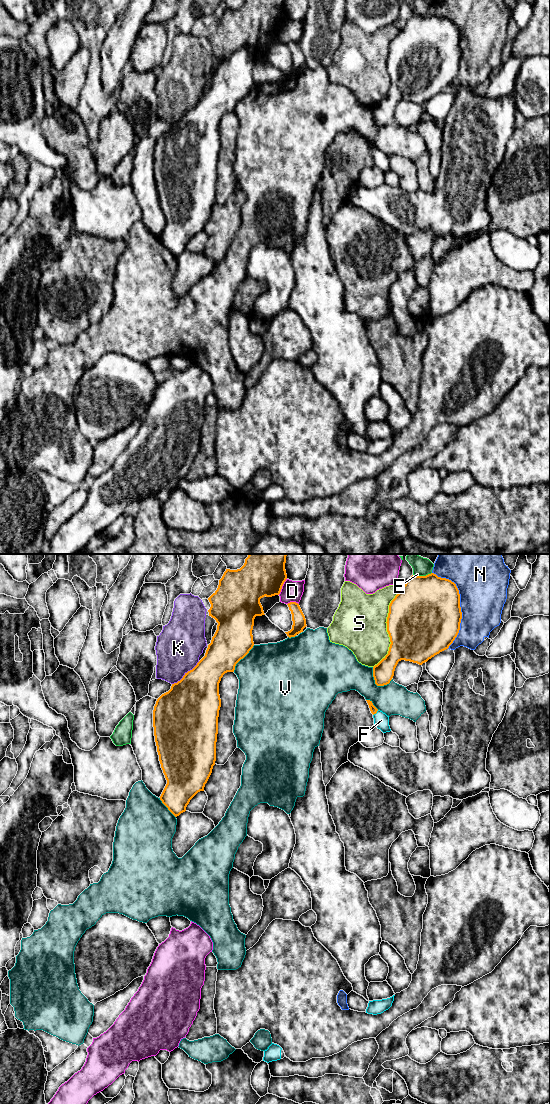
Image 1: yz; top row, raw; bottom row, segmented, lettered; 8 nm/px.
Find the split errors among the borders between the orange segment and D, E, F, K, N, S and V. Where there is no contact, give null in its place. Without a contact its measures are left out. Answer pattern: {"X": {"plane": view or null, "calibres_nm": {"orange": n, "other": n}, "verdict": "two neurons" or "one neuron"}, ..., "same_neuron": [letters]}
{"D": {"plane": "yz", "calibres_nm": {"orange": 300, "other": 170}, "verdict": "two neurons"}, "E": {"plane": "yz", "calibres_nm": {"orange": 500, "other": 130}, "verdict": "two neurons"}, "F": {"plane": "yz", "calibres_nm": {"orange": 60, "other": 120}, "verdict": "one neuron"}, "K": {"plane": "yz", "calibres_nm": {"orange": 440, "other": 360}, "verdict": "two neurons"}, "N": {"plane": "yz", "calibres_nm": {"orange": 500, "other": 400}, "verdict": "two neurons"}, "S": {"plane": "yz", "calibres_nm": {"orange": 500, "other": 420}, "verdict": "two neurons"}, "V": {"plane": "yz", "calibres_nm": {"orange": 170, "other": 280}, "verdict": "two neurons"}, "same_neuron": ["F"]}

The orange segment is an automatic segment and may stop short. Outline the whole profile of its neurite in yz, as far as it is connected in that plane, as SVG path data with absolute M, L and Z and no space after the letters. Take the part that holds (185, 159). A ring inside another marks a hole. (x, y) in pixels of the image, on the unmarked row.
M245 0L240 9L226 9L219 20L217 30L208 38L211 44L208 50L209 56L214 58L218 65L205 96L156 141L153 150L154 176L161 208L167 220L160 240L175 257L186 251L190 240L198 232L204 231L205 224L212 213L216 201L218 157L221 147L219 123L225 113L234 112L236 104L253 88L254 59L256 56L265 55L260 39L280 34L287 19L285 3L286 0Z

